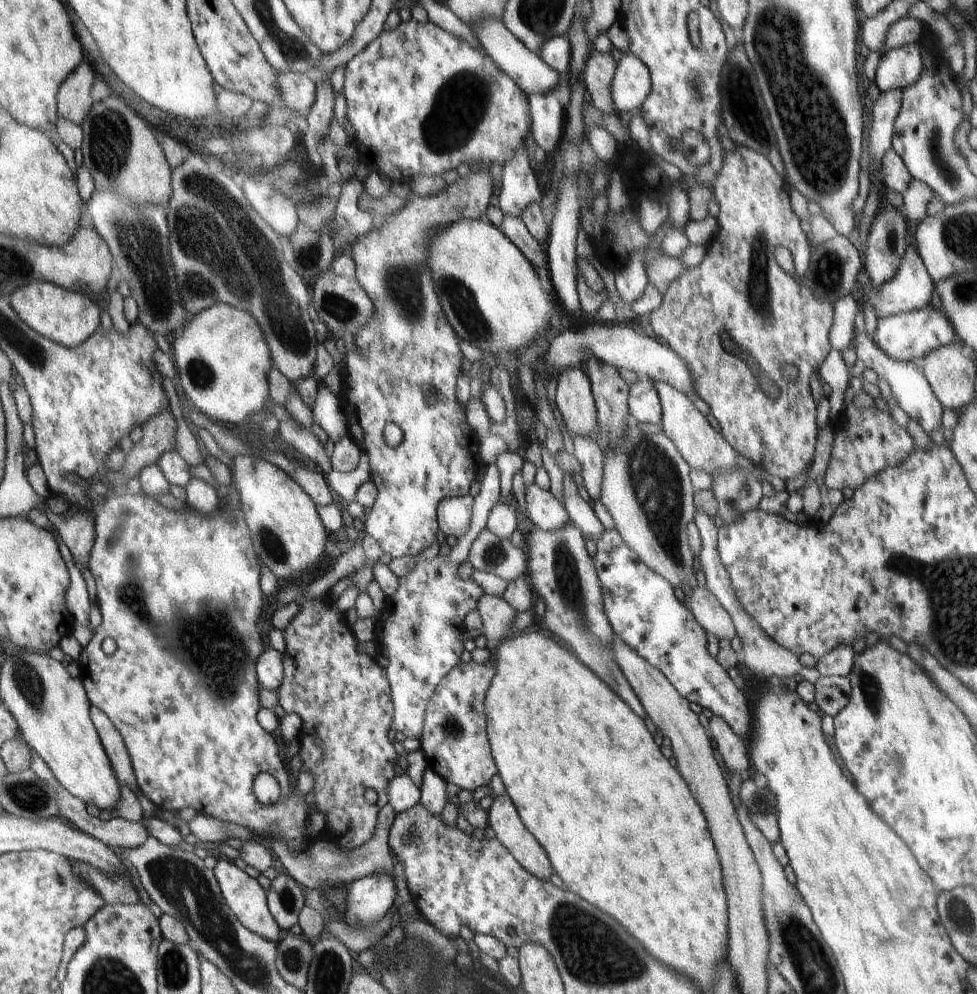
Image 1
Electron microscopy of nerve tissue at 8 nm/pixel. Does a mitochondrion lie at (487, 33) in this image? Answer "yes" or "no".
no

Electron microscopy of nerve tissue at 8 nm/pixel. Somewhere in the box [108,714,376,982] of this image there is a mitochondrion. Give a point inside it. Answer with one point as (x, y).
(293, 957)

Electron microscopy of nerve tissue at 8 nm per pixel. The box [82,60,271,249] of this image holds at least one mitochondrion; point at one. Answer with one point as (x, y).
(108, 135)

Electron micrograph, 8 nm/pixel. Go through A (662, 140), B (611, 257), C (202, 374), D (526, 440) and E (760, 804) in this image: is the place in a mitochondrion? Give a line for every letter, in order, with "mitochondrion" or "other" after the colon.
A: other
B: other
C: mitochondrion
D: other
E: mitochondrion

